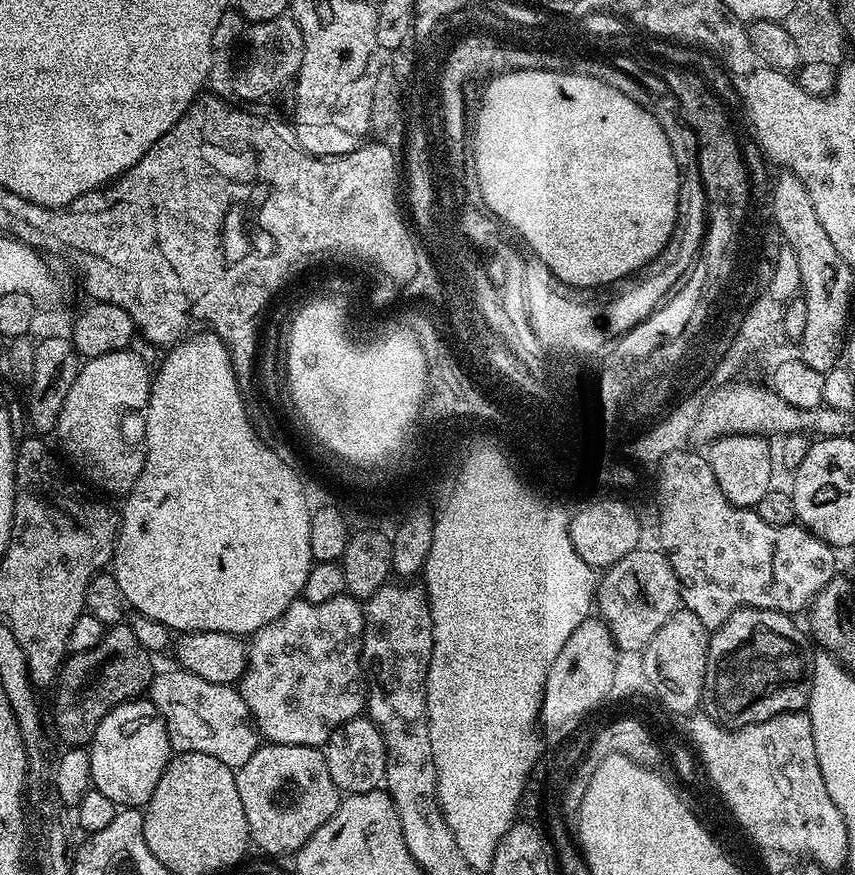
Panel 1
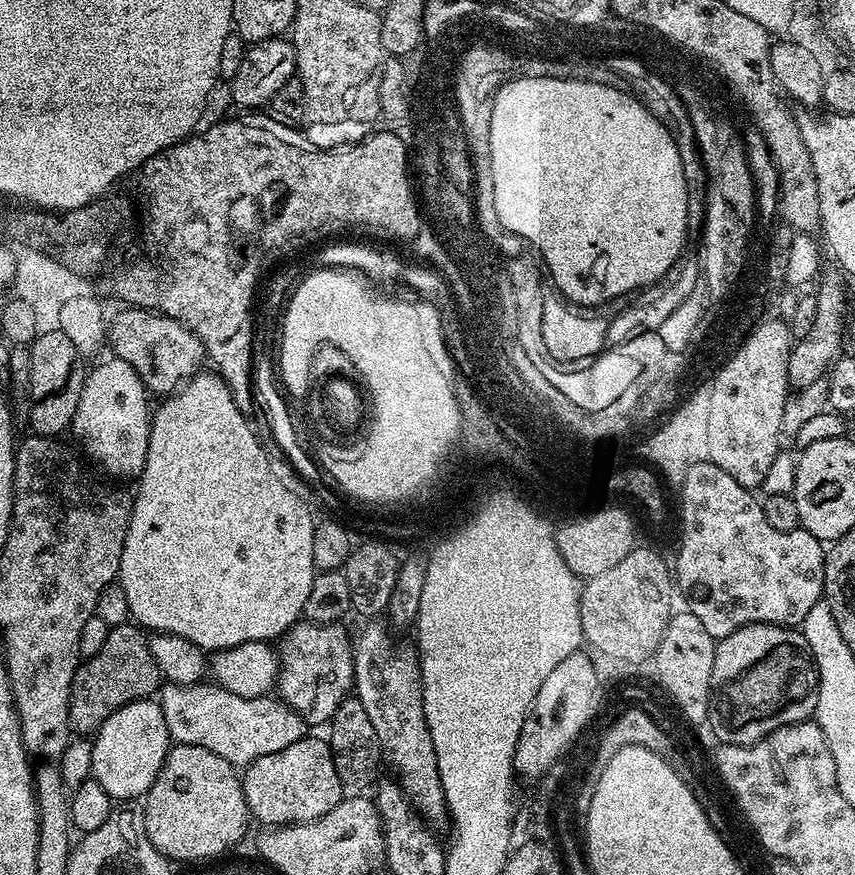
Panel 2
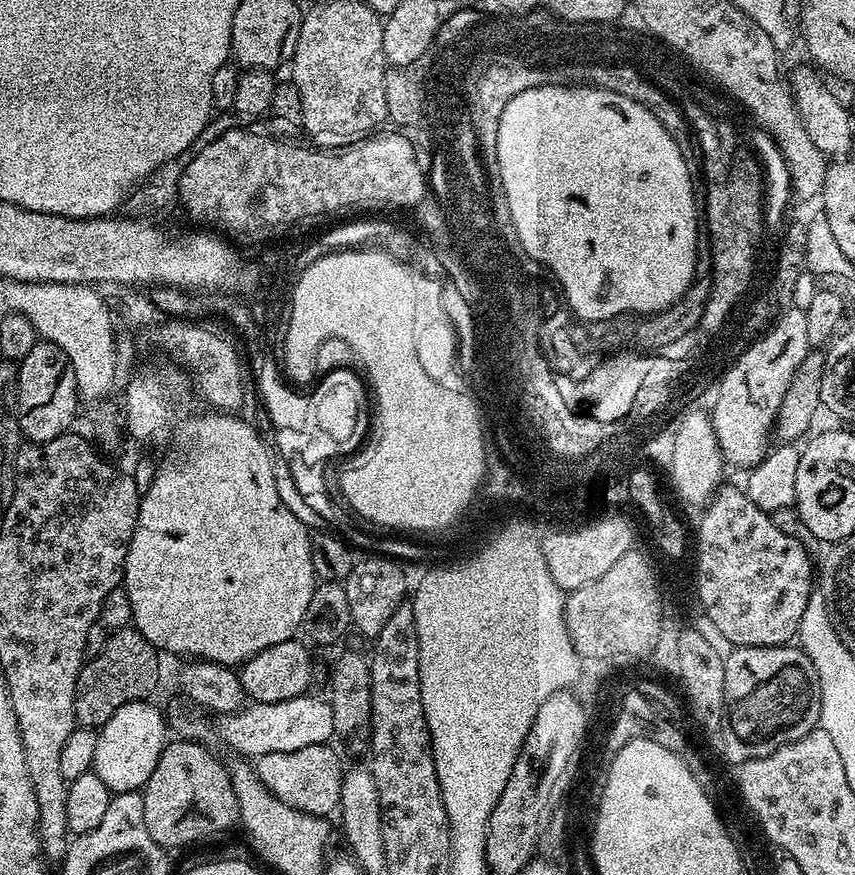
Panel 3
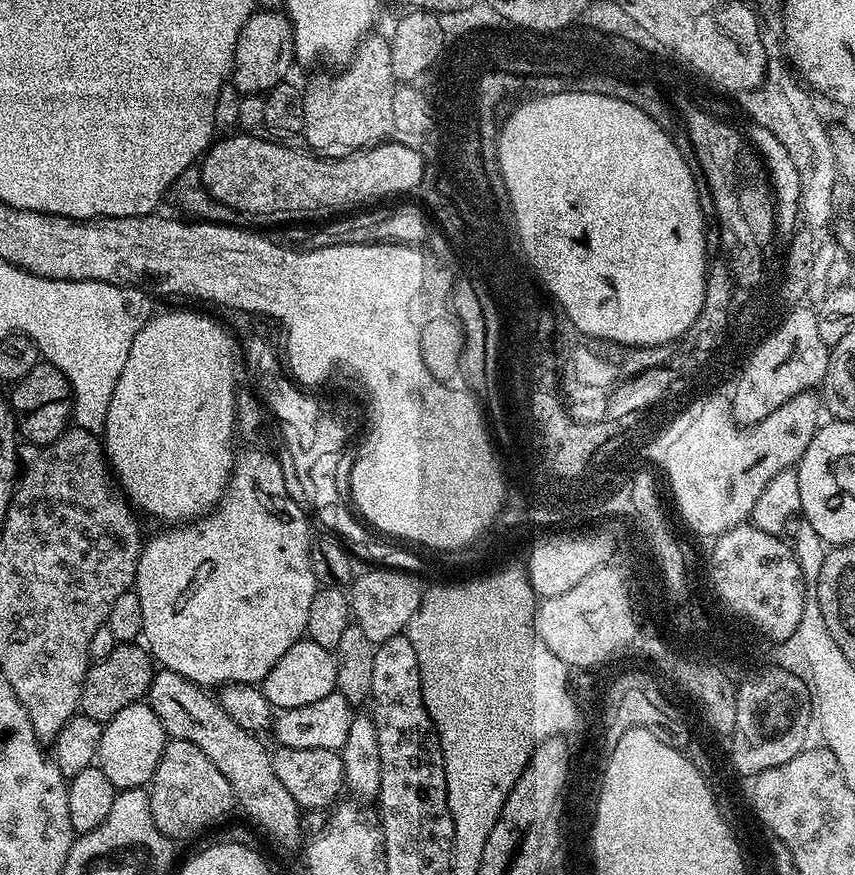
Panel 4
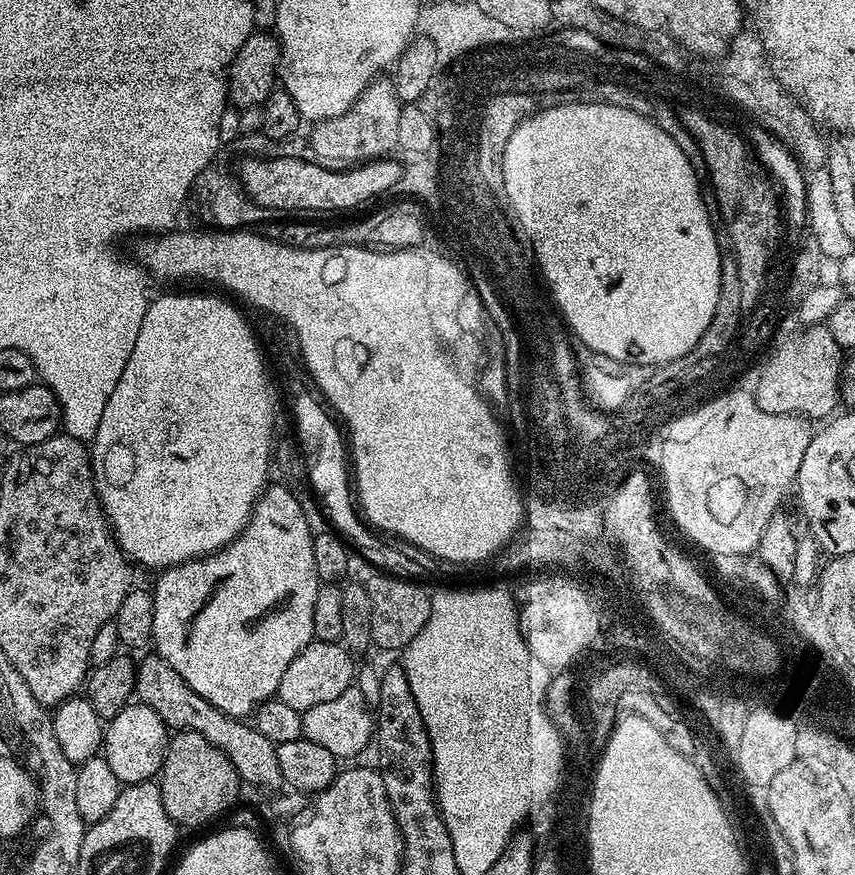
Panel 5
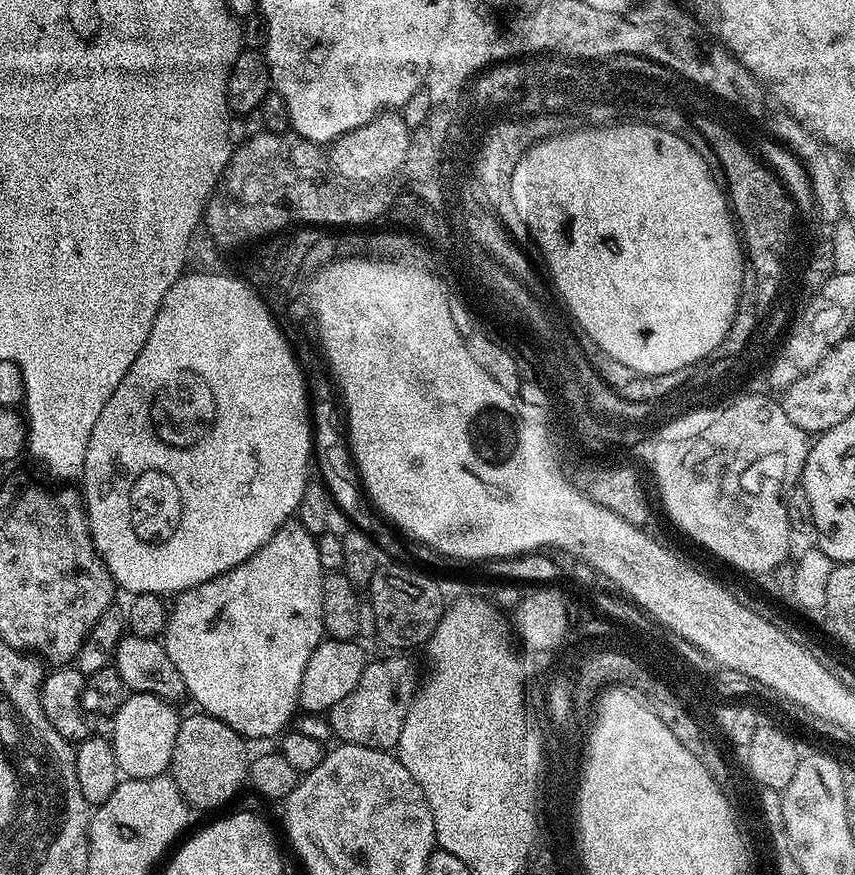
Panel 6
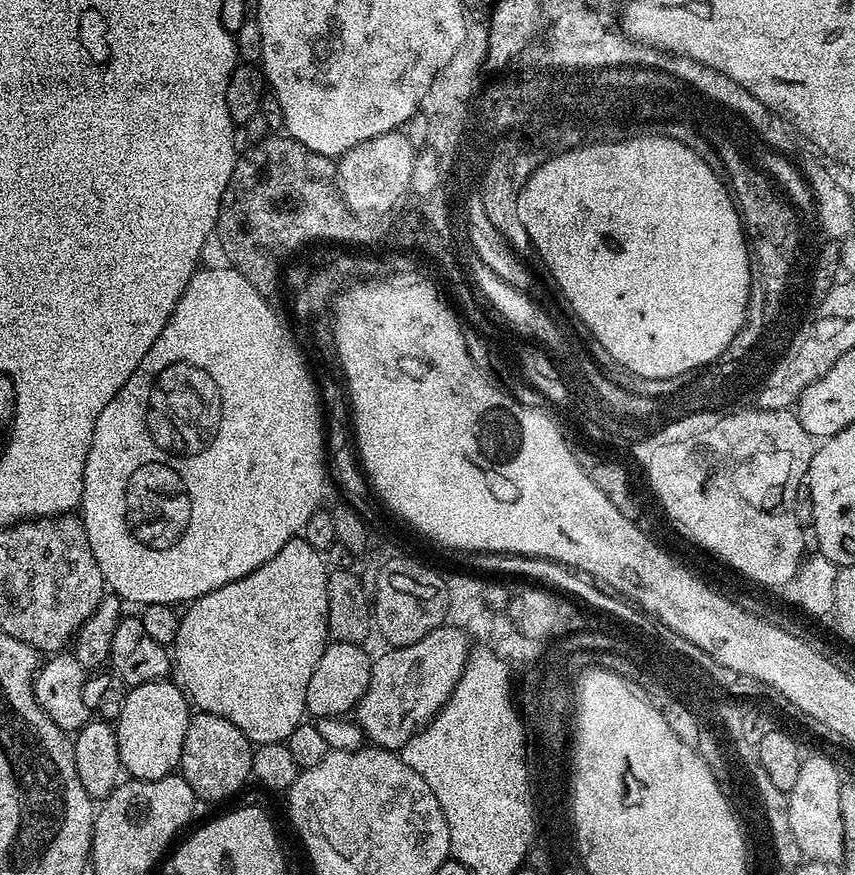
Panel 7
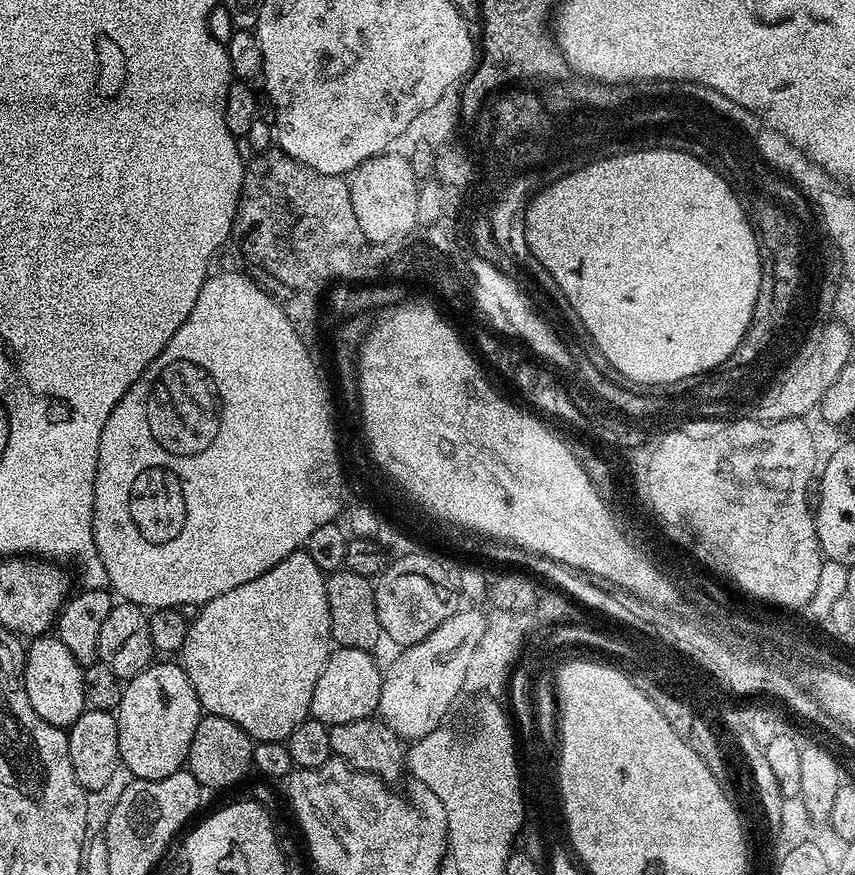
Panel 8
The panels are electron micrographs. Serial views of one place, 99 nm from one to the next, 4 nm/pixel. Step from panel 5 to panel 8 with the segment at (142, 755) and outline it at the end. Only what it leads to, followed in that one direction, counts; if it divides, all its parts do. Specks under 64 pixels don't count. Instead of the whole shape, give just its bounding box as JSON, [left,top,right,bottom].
[114,662,202,780]

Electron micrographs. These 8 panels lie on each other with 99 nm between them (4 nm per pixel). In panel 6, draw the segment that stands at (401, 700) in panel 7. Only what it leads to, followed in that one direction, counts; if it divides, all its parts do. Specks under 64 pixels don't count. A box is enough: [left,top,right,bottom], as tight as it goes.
[326,662,405,749]

